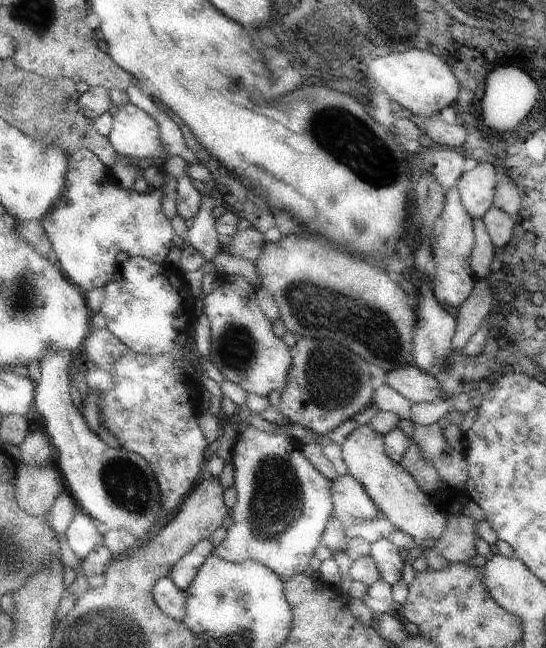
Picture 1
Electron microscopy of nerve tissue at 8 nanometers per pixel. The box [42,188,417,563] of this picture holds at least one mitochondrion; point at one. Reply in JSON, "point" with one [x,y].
{"point":[312,305]}

